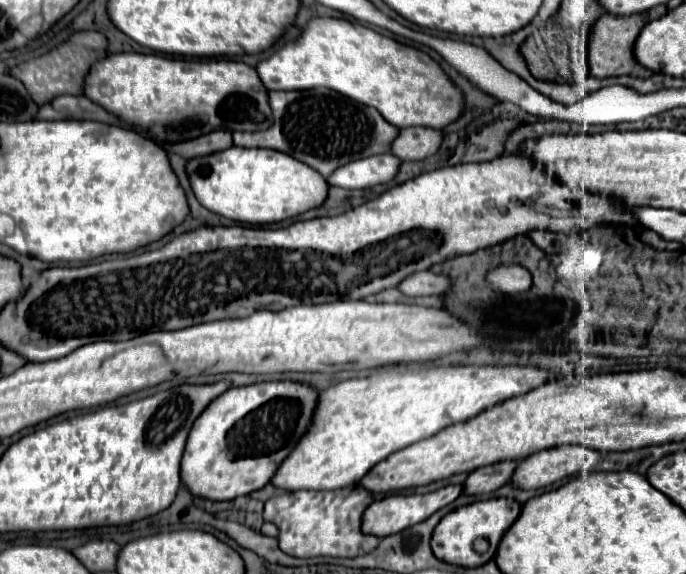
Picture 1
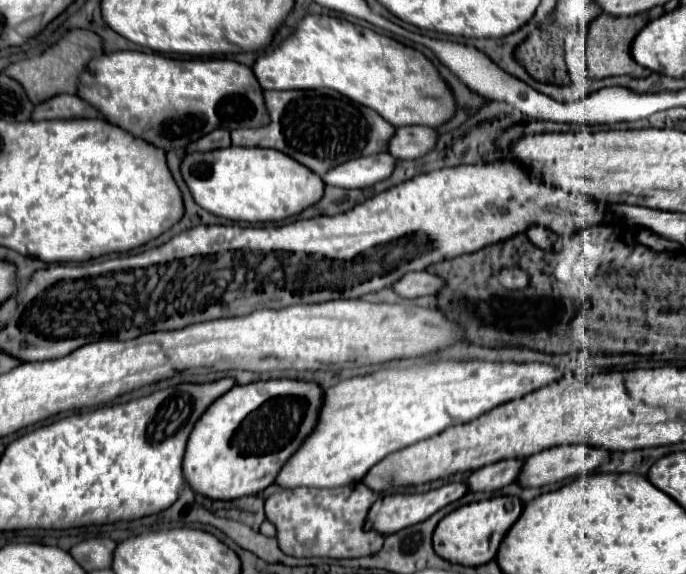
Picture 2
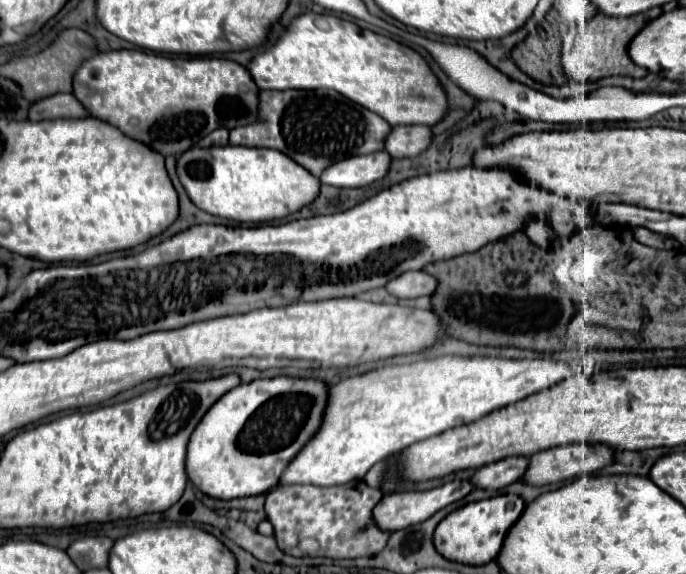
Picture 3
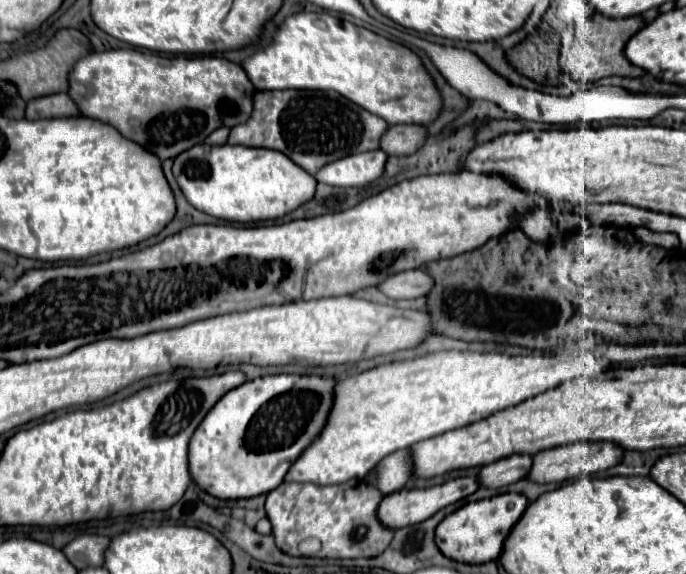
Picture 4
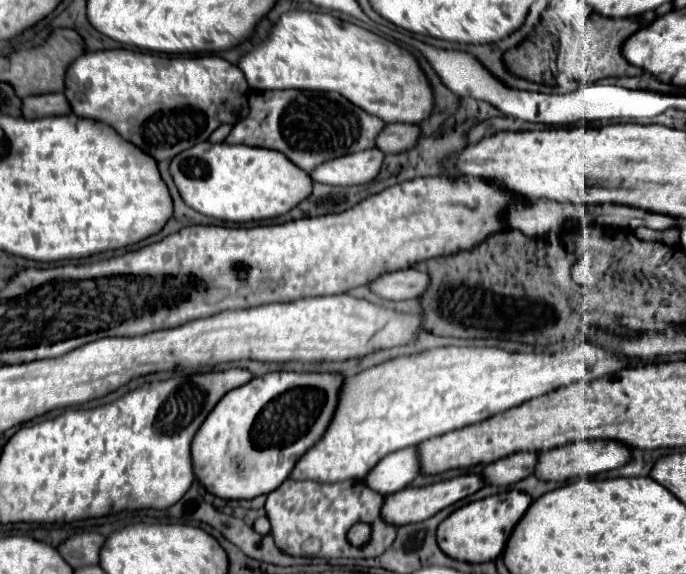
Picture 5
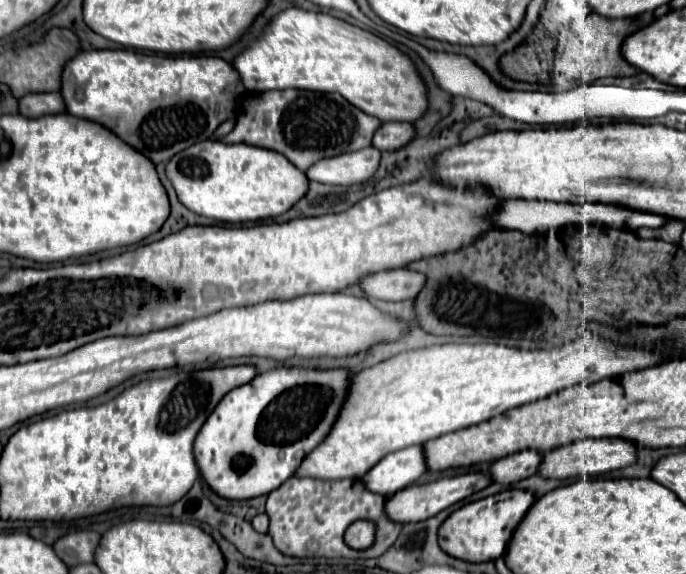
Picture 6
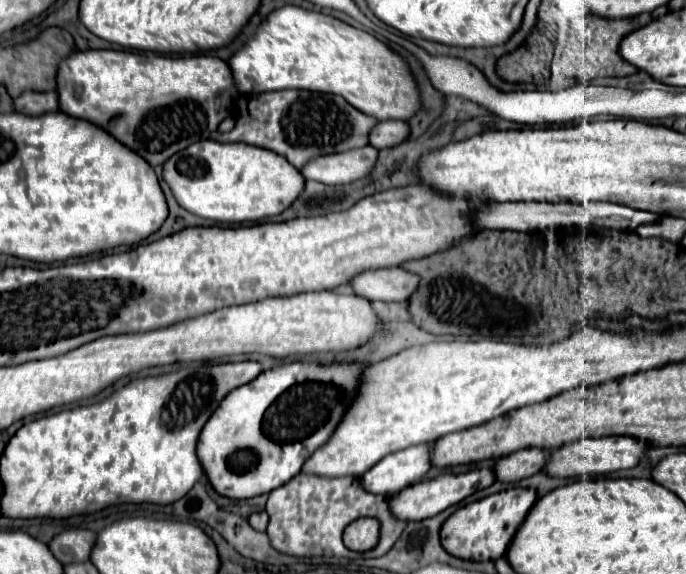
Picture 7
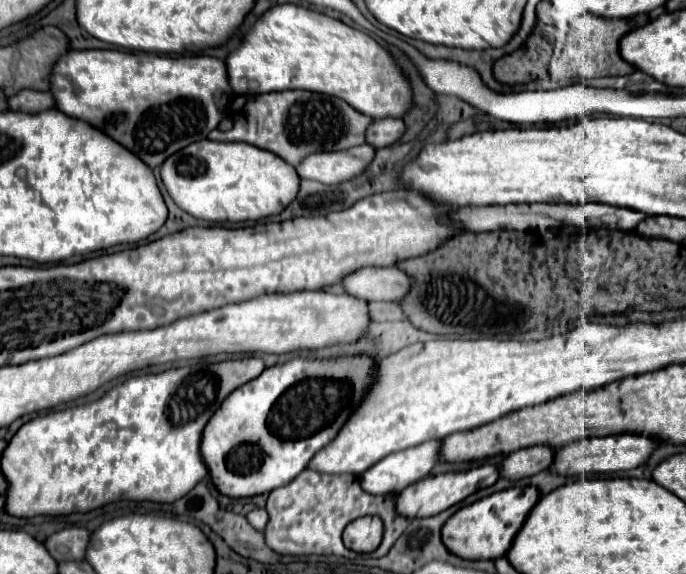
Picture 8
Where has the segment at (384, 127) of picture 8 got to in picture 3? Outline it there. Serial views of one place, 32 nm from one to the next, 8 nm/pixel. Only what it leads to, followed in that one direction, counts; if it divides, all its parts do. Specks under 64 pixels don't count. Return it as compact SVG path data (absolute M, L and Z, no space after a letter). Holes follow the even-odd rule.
M396 126L386 138L386 152L392 158L418 156L432 144L432 128L428 126Z

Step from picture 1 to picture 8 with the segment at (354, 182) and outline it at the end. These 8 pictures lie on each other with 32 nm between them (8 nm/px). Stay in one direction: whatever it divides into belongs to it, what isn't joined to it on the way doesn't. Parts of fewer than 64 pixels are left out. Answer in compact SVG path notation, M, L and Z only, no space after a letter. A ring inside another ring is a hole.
M370 144L354 146L342 152L316 152L304 158L296 170L300 178L322 184L340 184L344 180L352 180L352 176L360 176L360 172L372 164L374 152L376 150Z

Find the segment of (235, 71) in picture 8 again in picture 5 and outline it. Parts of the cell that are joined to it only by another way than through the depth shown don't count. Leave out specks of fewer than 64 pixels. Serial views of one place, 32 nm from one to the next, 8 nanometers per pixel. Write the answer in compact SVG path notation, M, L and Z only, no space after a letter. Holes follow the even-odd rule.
M294 10L284 14L274 24L268 40L240 60L240 68L256 90L334 90L388 124L420 124L434 110L432 86L408 50L390 40L386 42L386 38L366 28L322 12Z

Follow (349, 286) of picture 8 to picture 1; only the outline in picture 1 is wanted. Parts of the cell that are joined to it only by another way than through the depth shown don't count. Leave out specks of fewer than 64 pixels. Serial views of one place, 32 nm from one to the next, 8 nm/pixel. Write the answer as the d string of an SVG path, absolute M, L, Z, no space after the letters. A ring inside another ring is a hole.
M416 272L398 286L406 296L430 296L430 294L444 294L452 288L452 280L444 274L434 272Z

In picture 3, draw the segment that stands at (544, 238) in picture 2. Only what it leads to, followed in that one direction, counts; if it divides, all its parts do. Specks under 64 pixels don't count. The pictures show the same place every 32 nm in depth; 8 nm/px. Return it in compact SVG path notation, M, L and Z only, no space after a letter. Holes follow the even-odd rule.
M530 220L528 224L526 224L526 228L524 228L524 232L526 232L526 236L534 242L534 244L538 244L538 246L548 246L548 224L544 224L544 222L540 222L540 220Z

